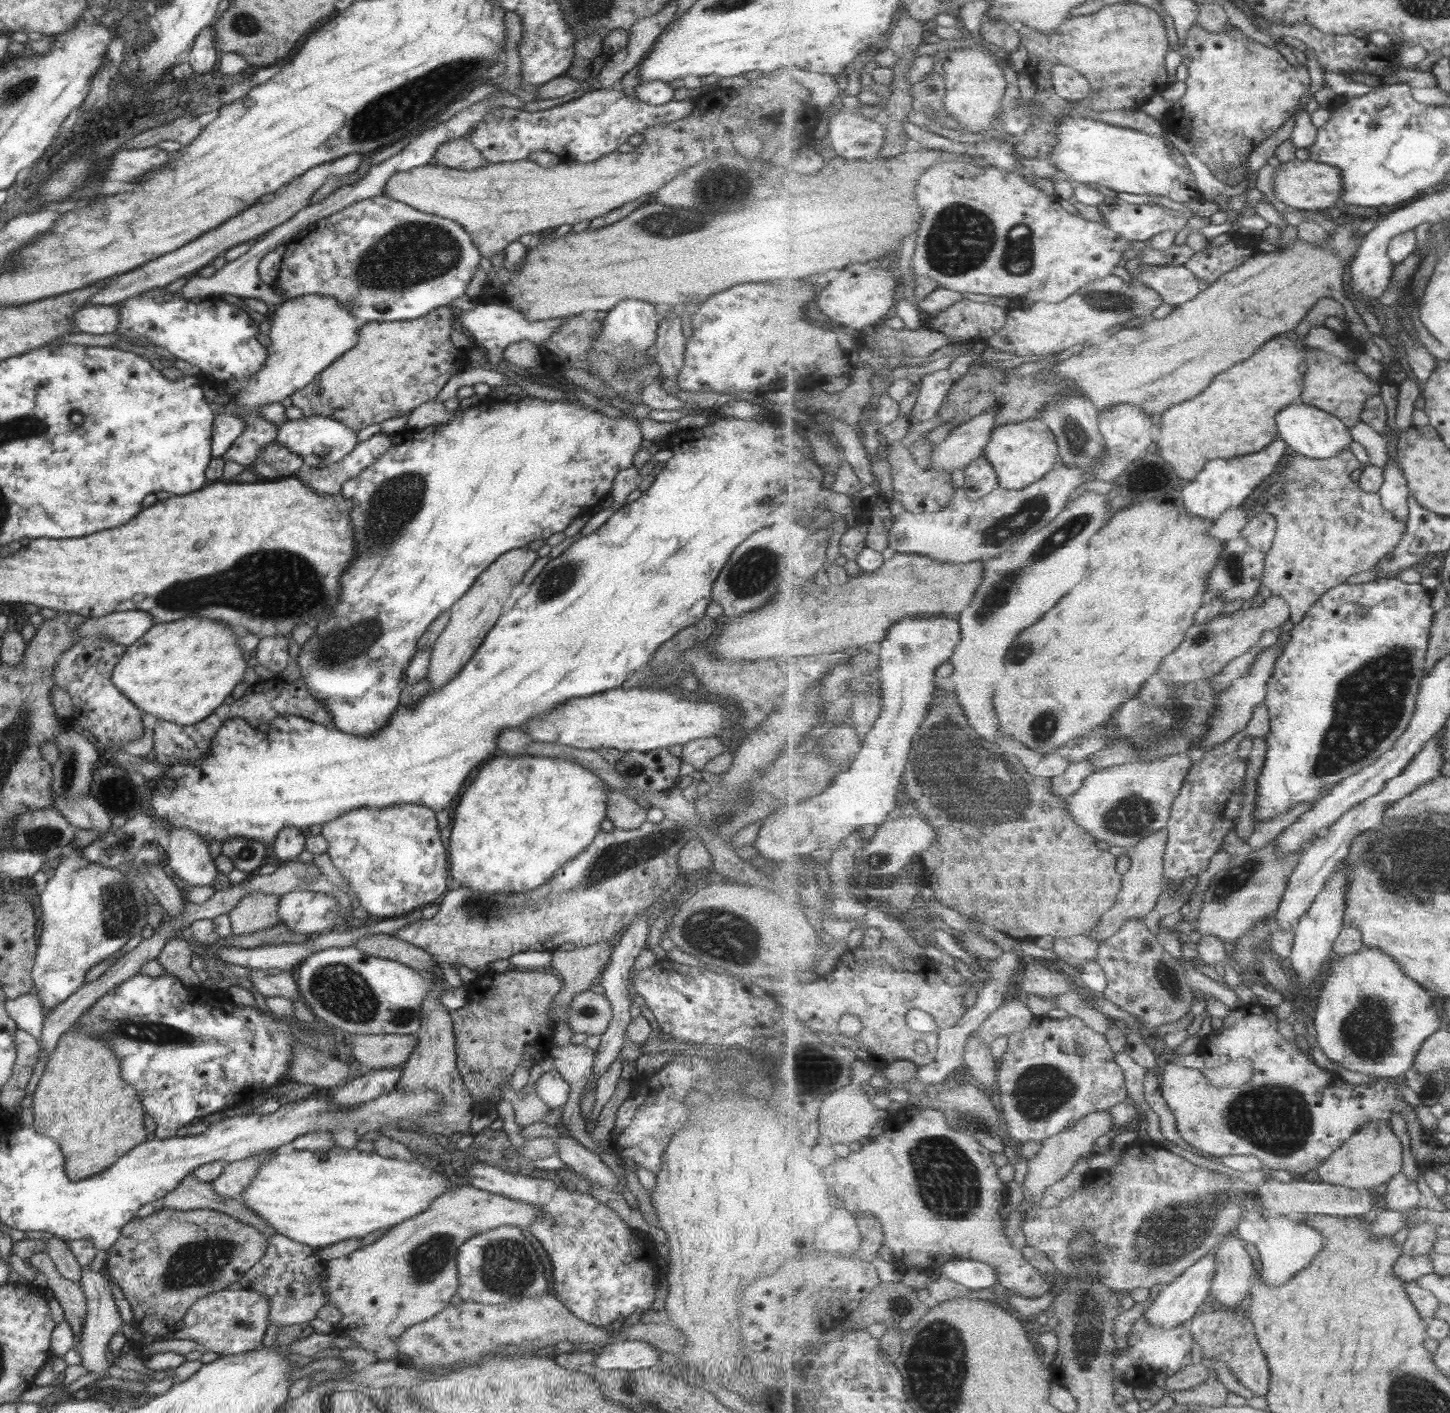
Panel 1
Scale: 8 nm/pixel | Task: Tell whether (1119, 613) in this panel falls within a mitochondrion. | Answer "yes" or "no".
no

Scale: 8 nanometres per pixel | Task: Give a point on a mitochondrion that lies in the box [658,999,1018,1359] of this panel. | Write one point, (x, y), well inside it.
(950, 1185)

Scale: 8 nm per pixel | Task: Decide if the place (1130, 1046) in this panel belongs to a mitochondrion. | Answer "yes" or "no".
no

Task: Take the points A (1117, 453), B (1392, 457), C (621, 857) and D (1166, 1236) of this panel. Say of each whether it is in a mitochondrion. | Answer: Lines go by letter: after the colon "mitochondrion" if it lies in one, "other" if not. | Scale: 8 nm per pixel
A: mitochondrion
B: other
C: mitochondrion
D: mitochondrion

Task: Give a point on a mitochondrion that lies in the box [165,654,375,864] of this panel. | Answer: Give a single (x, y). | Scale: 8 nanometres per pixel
(247, 852)

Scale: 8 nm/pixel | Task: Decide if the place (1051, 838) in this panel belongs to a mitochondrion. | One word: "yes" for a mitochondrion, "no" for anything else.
no

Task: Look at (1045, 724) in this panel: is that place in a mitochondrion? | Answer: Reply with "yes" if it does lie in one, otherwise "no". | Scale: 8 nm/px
yes

